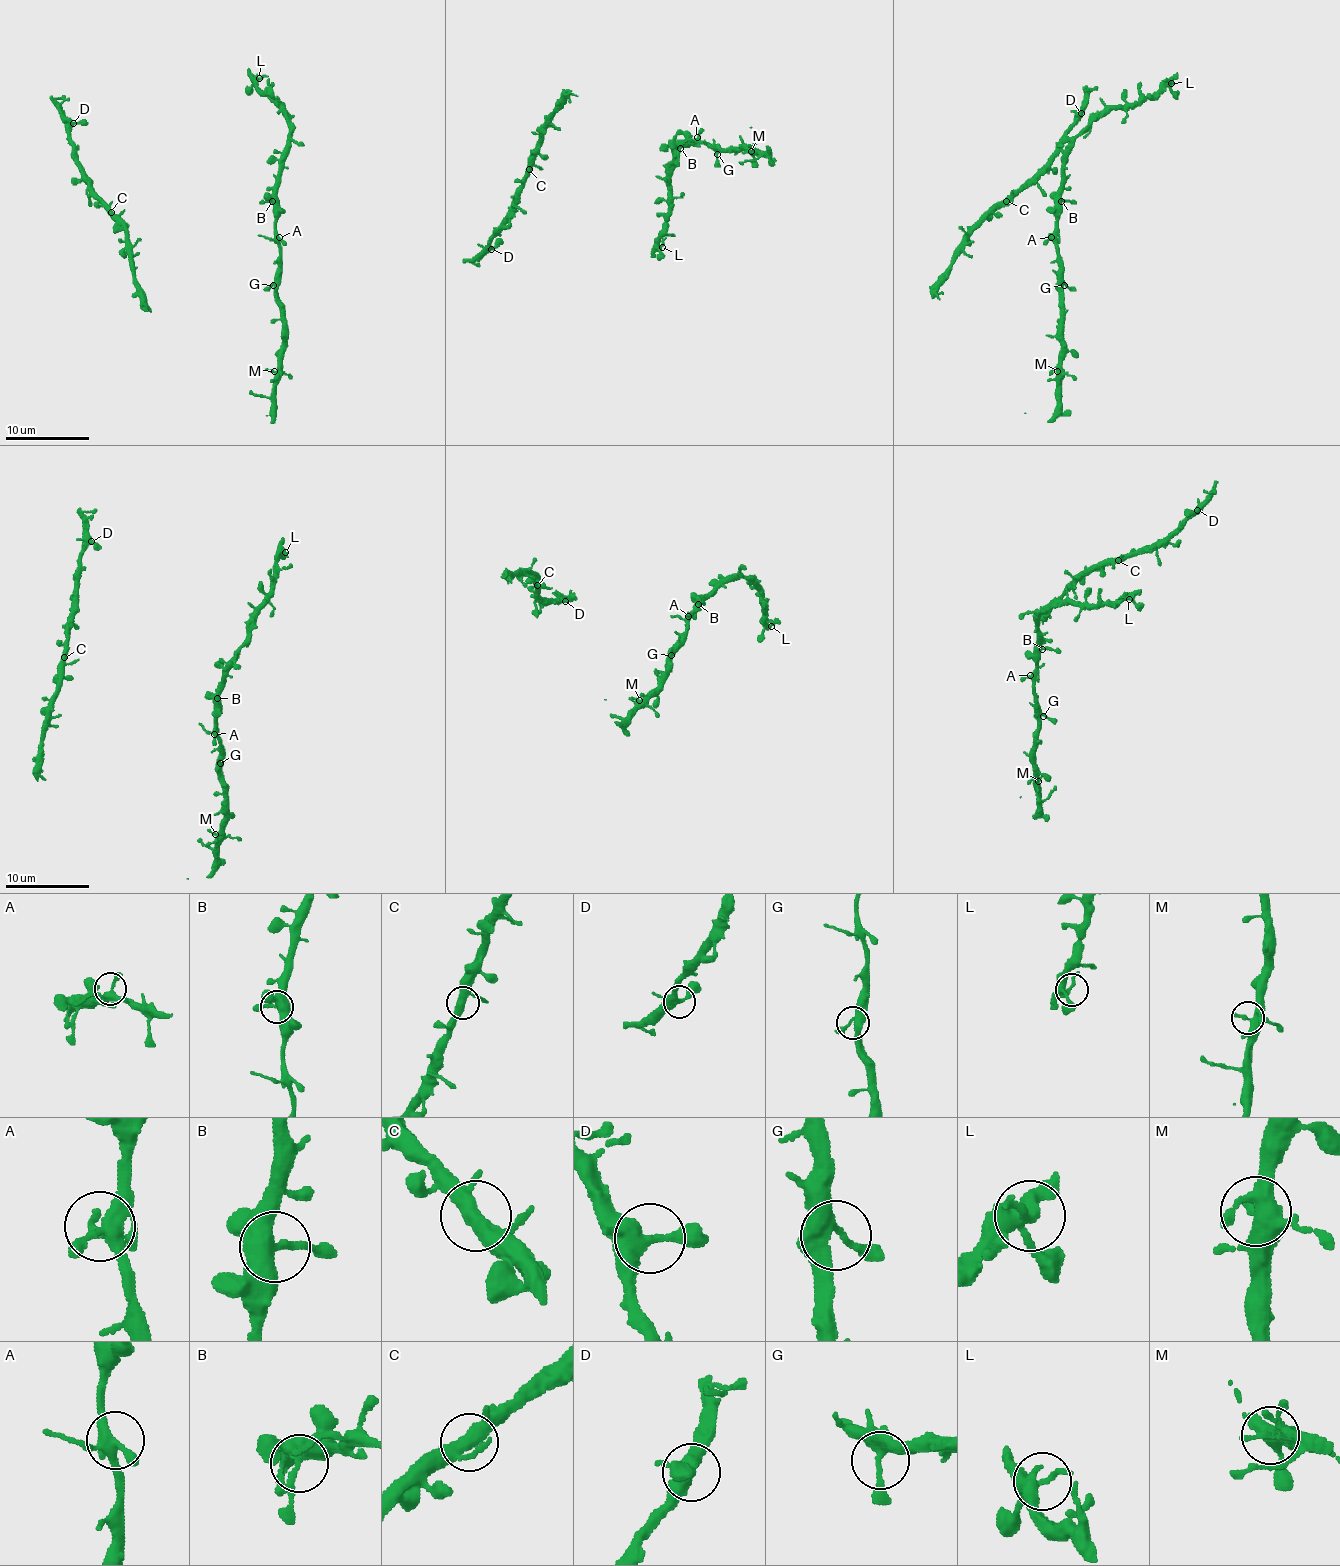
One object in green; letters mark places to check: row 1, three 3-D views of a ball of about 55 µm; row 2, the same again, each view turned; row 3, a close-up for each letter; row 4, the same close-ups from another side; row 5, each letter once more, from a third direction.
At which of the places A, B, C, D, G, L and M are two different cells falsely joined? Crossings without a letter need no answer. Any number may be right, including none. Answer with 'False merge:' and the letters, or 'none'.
False merge: none

